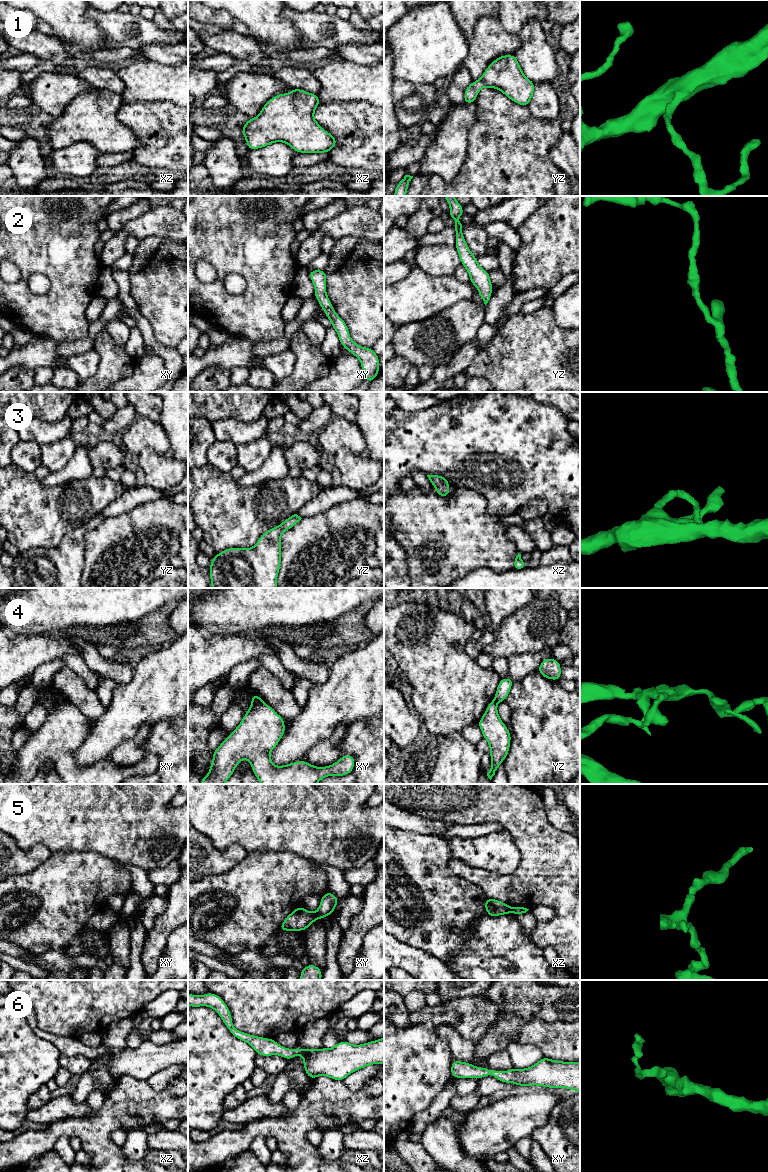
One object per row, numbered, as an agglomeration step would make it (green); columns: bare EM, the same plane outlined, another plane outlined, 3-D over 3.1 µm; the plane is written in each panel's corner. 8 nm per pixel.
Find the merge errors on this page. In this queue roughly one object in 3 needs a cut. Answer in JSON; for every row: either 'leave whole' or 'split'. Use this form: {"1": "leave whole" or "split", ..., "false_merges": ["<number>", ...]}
{"1": "leave whole", "2": "leave whole", "3": "leave whole", "4": "split", "5": "split", "6": "leave whole", "false_merges": ["4", "5"]}

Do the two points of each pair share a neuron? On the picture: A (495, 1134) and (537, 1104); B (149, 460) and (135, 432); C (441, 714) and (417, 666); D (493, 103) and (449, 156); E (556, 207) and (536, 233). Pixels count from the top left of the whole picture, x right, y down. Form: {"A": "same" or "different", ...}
{"A": "same", "B": "different", "C": "same", "D": "different", "E": "same"}

